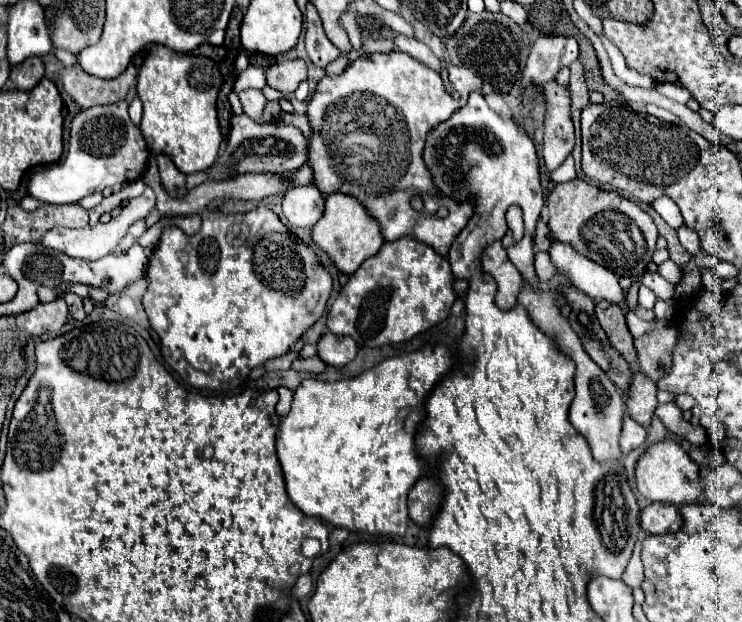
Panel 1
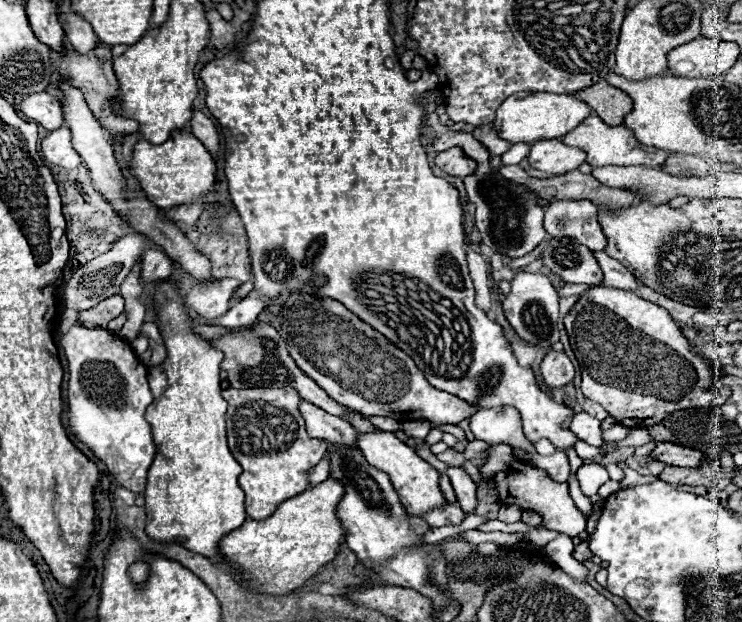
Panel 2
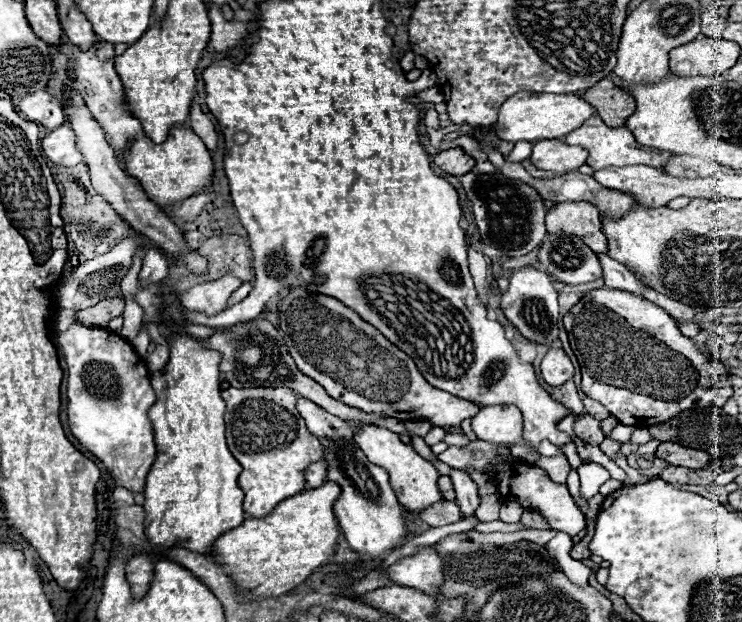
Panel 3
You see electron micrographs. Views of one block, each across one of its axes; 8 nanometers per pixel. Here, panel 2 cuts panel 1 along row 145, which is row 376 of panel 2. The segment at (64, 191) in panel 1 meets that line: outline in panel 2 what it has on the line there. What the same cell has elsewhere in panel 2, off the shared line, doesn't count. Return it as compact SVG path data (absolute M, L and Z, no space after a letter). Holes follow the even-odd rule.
M72 326L72 330L64 336L60 336L60 344L64 346L68 366L72 375L68 382L68 416L72 432L78 436L80 442L84 442L96 458L100 458L108 472L116 478L116 482L132 492L144 492L146 488L146 474L154 460L156 448L150 434L150 424L144 420L144 412L148 404L152 402L152 392L148 388L146 380L146 366L136 360L134 350L130 344L126 344L120 336L102 330L102 328L84 328L84 326Z

